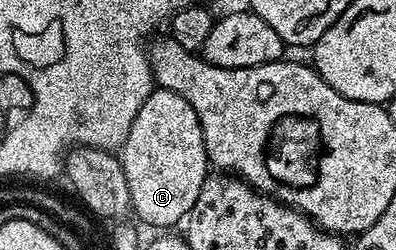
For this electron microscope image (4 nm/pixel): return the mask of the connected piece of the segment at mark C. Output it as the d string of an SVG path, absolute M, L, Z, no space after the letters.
M158 87L136 113L118 155L128 181L131 210L155 229L170 229L189 216L210 173L203 129L192 105L176 92Z

